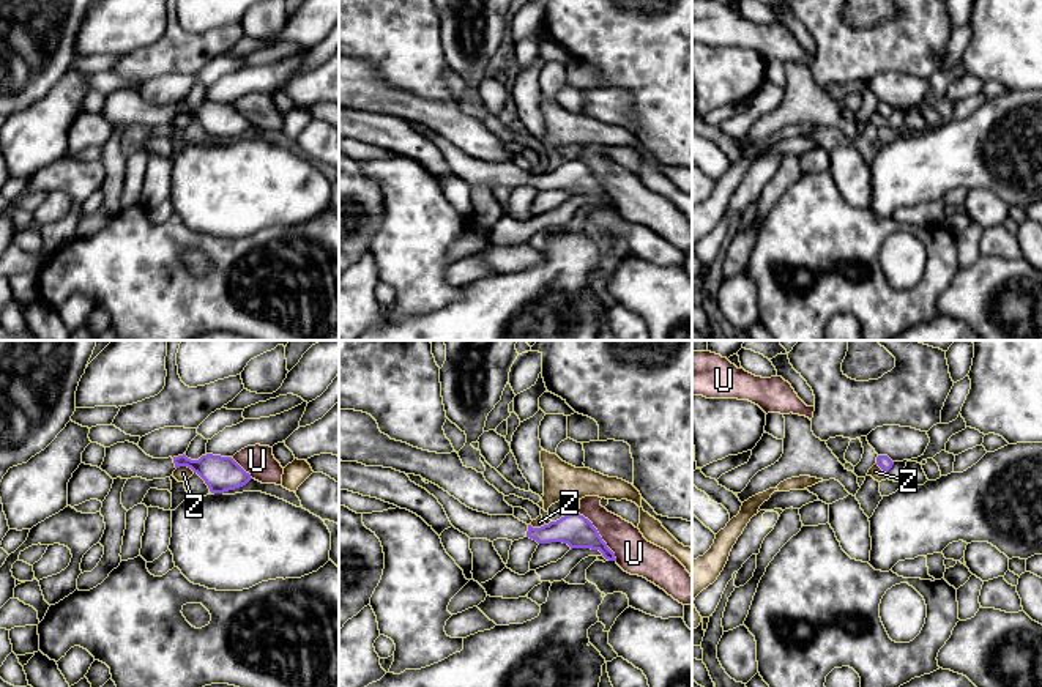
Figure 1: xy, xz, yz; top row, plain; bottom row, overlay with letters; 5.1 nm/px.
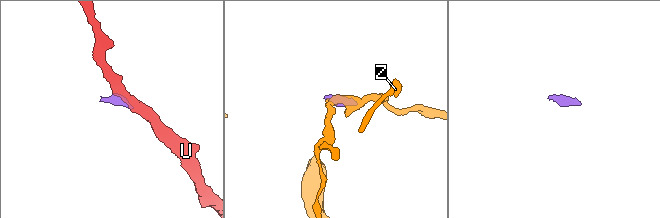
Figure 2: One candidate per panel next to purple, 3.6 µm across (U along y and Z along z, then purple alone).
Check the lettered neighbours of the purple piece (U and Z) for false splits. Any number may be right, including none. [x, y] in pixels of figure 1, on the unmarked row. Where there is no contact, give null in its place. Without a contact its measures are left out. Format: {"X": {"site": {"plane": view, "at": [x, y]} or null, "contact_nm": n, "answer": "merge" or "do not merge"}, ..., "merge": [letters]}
{"U": {"site": {"plane": "xz", "at": [598, 181]}, "contact_nm": 320, "answer": "do not merge"}, "Z": {"site": {"plane": "xy", "at": [186, 112]}, "contact_nm": 100, "answer": "do not merge"}, "merge": []}

